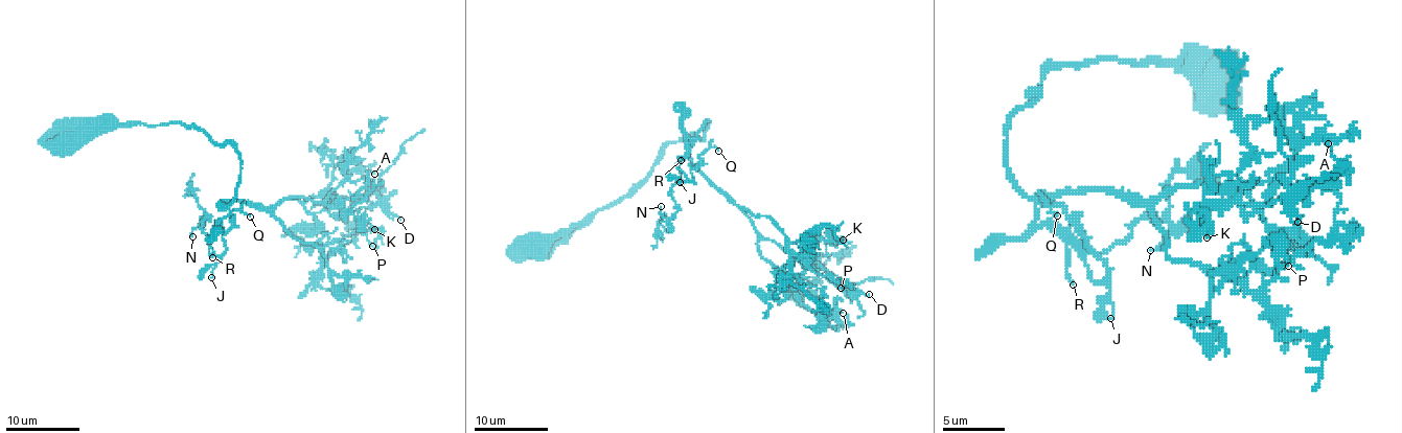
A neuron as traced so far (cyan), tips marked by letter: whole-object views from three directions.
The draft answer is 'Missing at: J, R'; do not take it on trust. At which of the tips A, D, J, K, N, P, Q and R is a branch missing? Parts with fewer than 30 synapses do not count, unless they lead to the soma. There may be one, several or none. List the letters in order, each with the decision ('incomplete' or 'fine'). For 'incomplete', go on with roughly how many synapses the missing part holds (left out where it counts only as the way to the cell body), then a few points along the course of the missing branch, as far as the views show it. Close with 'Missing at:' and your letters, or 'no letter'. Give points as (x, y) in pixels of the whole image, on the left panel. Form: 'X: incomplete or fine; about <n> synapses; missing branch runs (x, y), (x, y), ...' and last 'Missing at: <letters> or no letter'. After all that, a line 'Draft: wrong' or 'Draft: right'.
A: fine
D: fine
J: incomplete; about 30 synapses; missing branch runs (211, 277), (207, 287), (211, 292), (209, 301), (198, 320), (196, 346), (190, 361)
K: fine
N: fine
P: fine
Q: fine
R: incomplete; about 35 synapses; missing branch runs (212, 257), (228, 268), (229, 289), (214, 318), (214, 342), (205, 329)
Missing at: J, R
Draft: right

